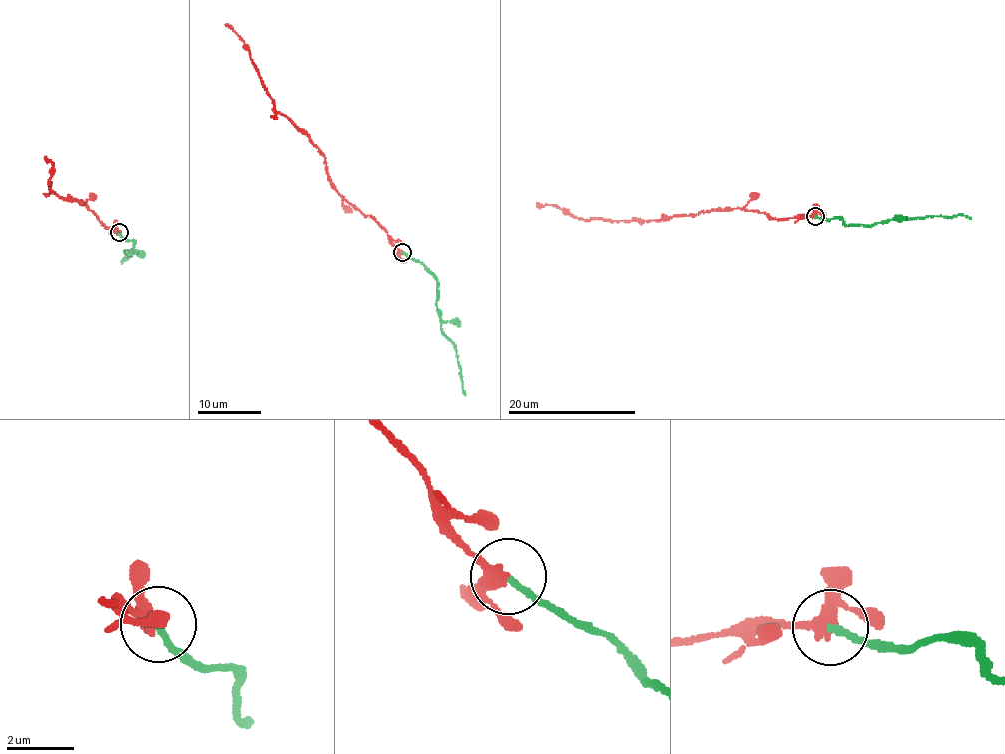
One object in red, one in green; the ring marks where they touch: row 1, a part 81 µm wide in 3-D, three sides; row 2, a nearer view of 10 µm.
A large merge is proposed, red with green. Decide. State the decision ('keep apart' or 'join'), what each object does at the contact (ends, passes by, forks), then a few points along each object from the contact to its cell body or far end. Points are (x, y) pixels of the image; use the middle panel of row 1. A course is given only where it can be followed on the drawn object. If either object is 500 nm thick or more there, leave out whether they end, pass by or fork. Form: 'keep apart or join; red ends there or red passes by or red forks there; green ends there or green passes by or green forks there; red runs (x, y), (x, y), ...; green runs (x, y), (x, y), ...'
join; red forks there; green ends there; red runs (402, 252), (373, 218), (340, 195), (327, 173), (323, 154), (275, 109), (249, 47), (225, 24); green runs (403, 252), (436, 279), (441, 330), (456, 352), (465, 395)

